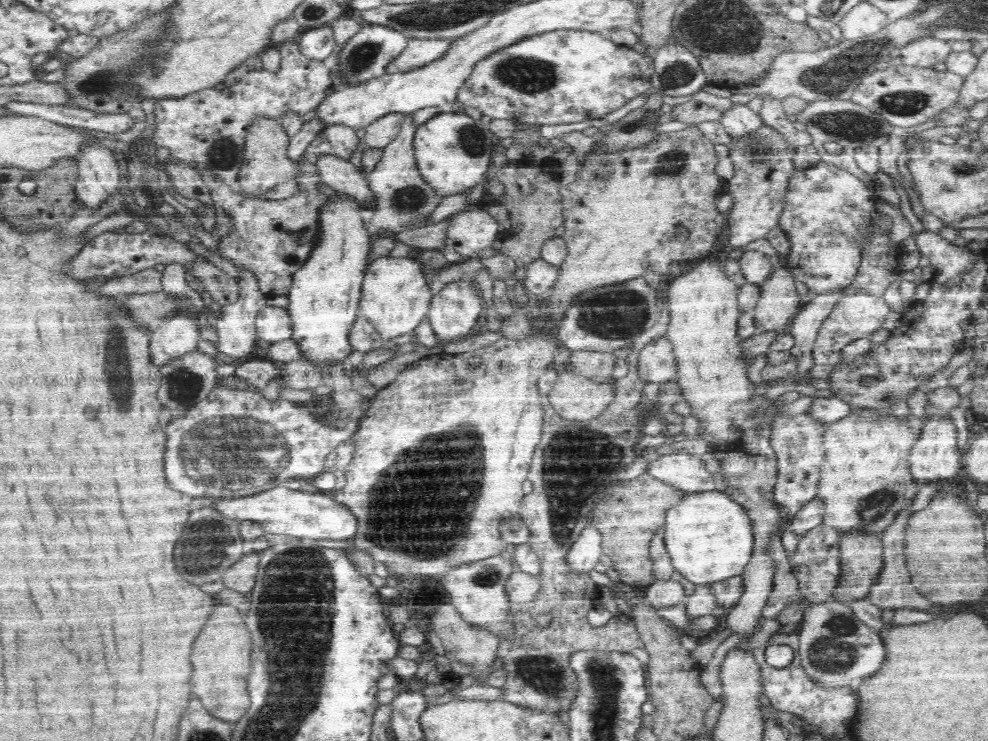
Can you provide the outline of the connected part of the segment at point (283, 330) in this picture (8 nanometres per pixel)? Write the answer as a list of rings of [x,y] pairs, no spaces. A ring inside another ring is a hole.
[[[265,306],[255,320],[257,339],[268,343],[292,339],[292,319],[287,309],[279,306]]]

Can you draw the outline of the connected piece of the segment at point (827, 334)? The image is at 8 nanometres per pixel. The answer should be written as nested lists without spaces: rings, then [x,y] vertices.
[[[862,290],[856,294],[846,293],[831,310],[826,320],[822,322],[817,340],[814,344],[812,356],[814,365],[835,365],[842,362],[840,354],[842,348],[852,342],[865,338],[876,332],[886,320],[891,311],[883,297],[872,296]]]

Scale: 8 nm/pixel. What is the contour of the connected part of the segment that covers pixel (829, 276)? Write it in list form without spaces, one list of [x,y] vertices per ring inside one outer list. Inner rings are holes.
[[[826,158],[814,166],[795,171],[787,184],[784,198],[785,205],[777,225],[791,244],[789,257],[784,261],[785,269],[792,272],[796,281],[803,282],[816,294],[826,294],[832,290],[847,292],[855,282],[861,263],[861,248],[871,235],[871,216],[876,212],[878,200],[872,181],[864,182]]]

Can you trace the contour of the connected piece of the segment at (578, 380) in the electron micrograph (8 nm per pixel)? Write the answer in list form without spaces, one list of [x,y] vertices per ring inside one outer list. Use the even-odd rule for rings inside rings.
[[[571,371],[558,376],[554,390],[550,392],[550,404],[566,420],[588,420],[600,416],[614,401],[610,384],[596,384]]]

